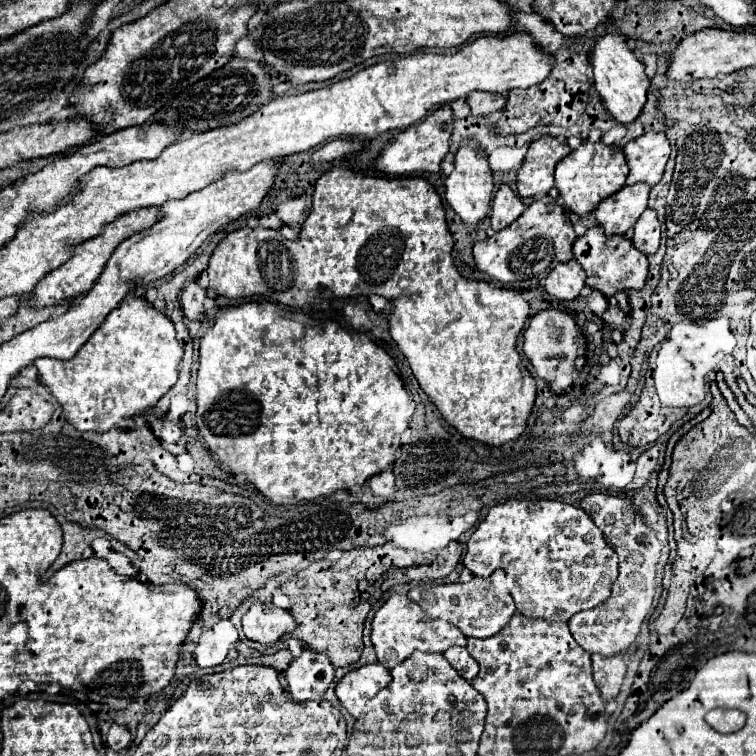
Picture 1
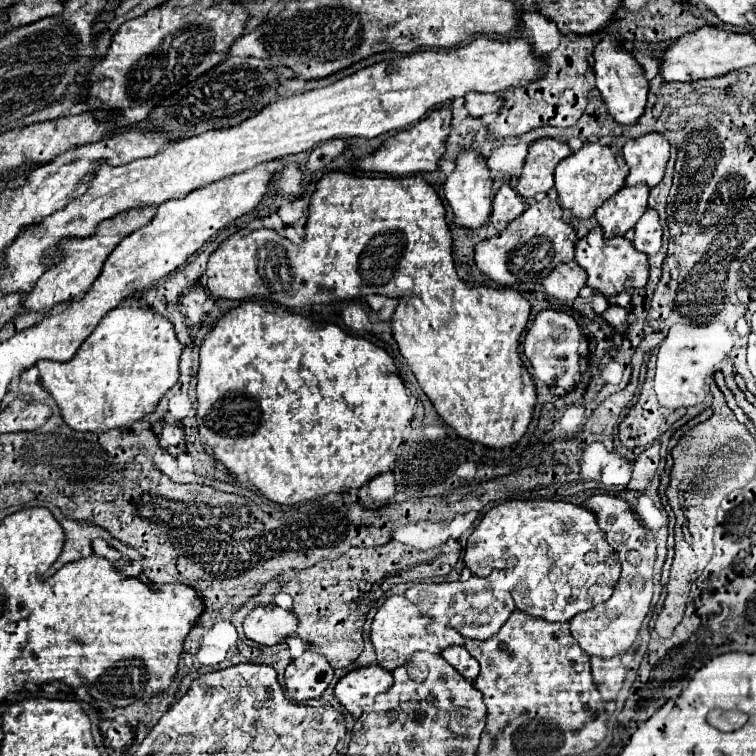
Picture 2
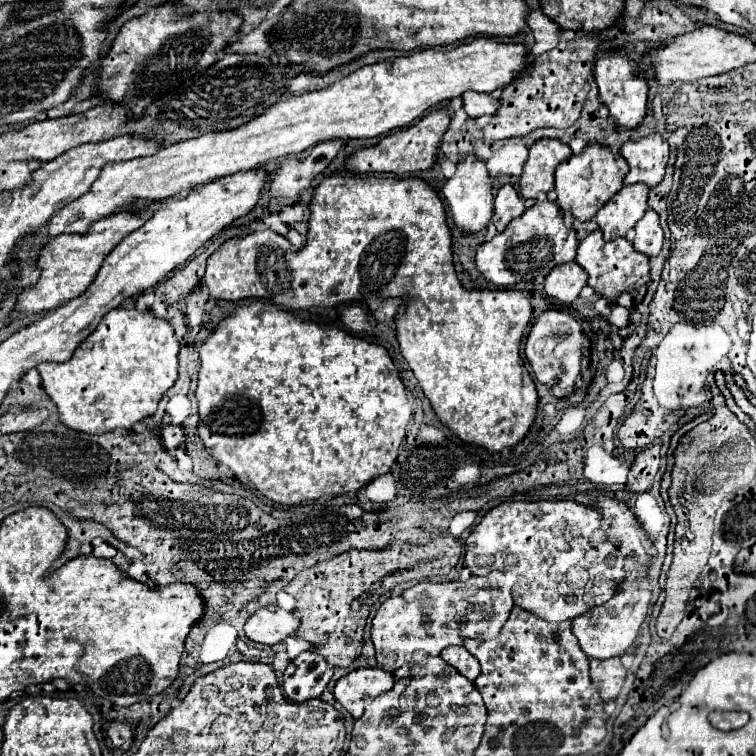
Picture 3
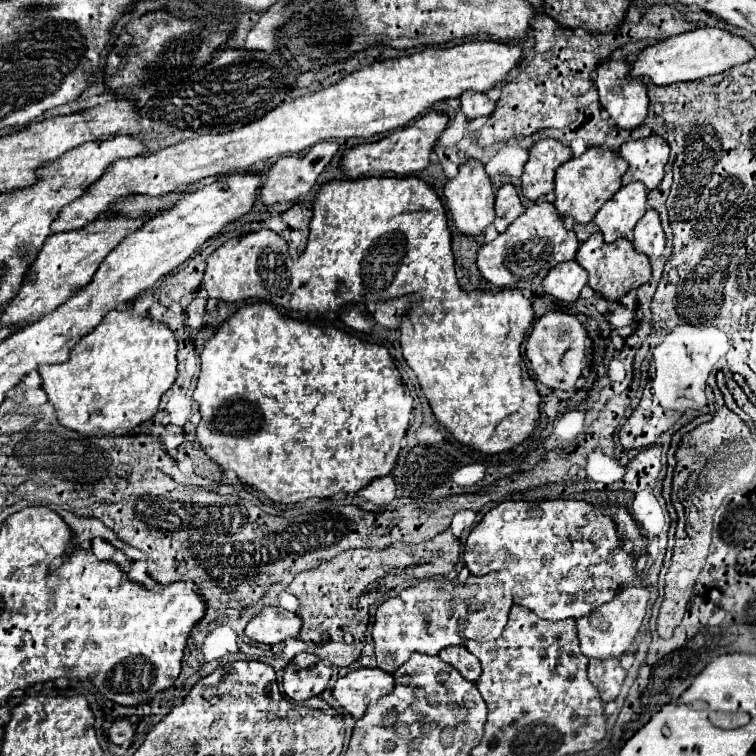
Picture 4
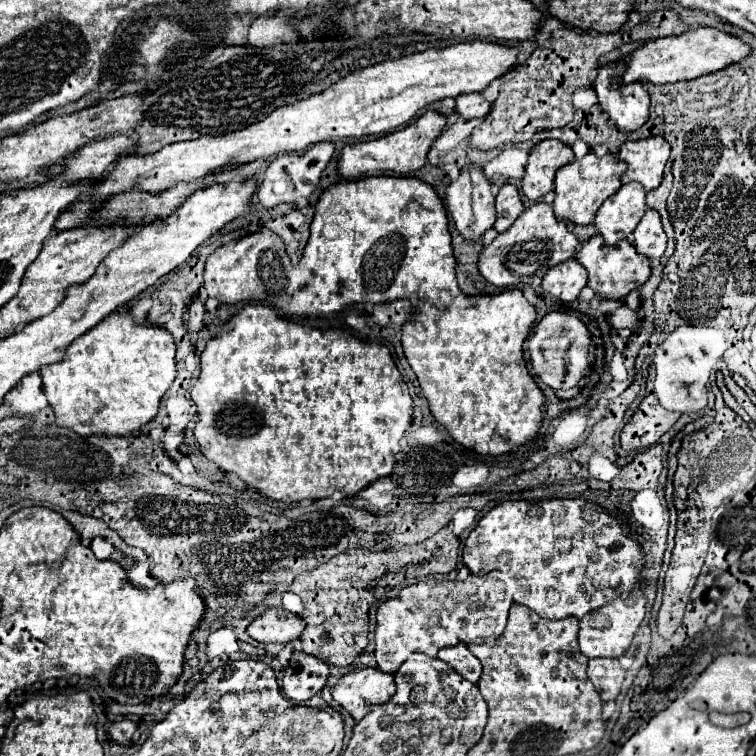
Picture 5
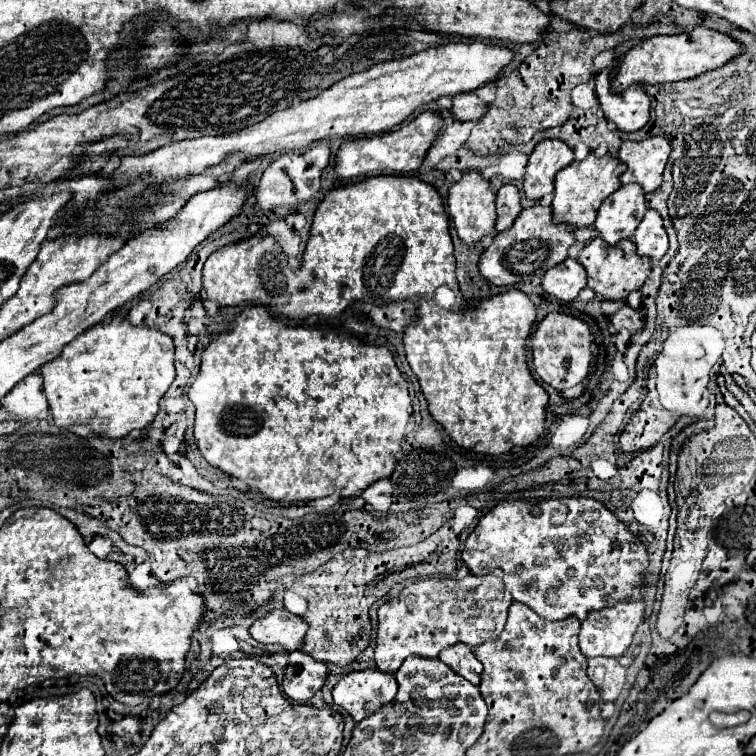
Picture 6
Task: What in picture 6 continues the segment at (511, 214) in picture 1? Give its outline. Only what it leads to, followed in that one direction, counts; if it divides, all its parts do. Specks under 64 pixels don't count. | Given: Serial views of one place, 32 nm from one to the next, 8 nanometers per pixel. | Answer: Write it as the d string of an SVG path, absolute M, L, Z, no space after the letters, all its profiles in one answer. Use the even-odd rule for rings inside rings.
M506 184L498 190L496 194L496 210L498 210L498 220L496 220L496 230L502 232L506 230L516 216L522 212L520 206L520 192L514 184Z

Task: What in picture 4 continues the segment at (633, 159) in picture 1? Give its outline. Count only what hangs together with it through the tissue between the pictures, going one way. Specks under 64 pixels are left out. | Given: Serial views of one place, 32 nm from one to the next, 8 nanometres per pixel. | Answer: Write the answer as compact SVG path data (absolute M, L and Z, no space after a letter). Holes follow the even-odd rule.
M648 136L622 144L620 156L628 162L628 170L622 176L622 182L642 182L648 190L654 190L664 178L668 154L670 146L662 136Z

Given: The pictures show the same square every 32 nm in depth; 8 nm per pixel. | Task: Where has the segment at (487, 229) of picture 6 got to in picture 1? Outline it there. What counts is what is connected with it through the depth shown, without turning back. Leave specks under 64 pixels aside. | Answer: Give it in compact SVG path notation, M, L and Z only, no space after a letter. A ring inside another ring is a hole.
M466 140L456 152L454 166L456 166L454 172L446 178L446 200L452 206L452 210L456 212L456 216L460 218L460 222L464 222L468 226L478 226L490 212L492 190L494 190L488 158L476 146L474 140Z

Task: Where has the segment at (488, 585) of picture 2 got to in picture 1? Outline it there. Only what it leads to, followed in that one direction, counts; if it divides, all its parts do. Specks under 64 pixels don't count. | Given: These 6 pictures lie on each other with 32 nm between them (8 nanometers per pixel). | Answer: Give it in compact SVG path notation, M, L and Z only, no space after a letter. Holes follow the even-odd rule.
M502 568L496 569L492 576L479 578L469 570L463 570L457 582L450 584L422 584L408 592L408 596L434 620L434 626L452 624L464 632L468 638L490 638L500 632L500 628L516 612L516 602L512 598L514 576L508 576Z

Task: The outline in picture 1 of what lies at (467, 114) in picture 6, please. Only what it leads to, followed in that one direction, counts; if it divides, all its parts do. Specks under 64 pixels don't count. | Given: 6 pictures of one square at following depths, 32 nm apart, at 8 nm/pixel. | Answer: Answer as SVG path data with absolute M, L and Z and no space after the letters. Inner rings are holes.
M470 92L466 96L466 102L470 106L470 112L474 116L486 116L496 110L504 108L504 96L502 94L488 94L488 92Z

